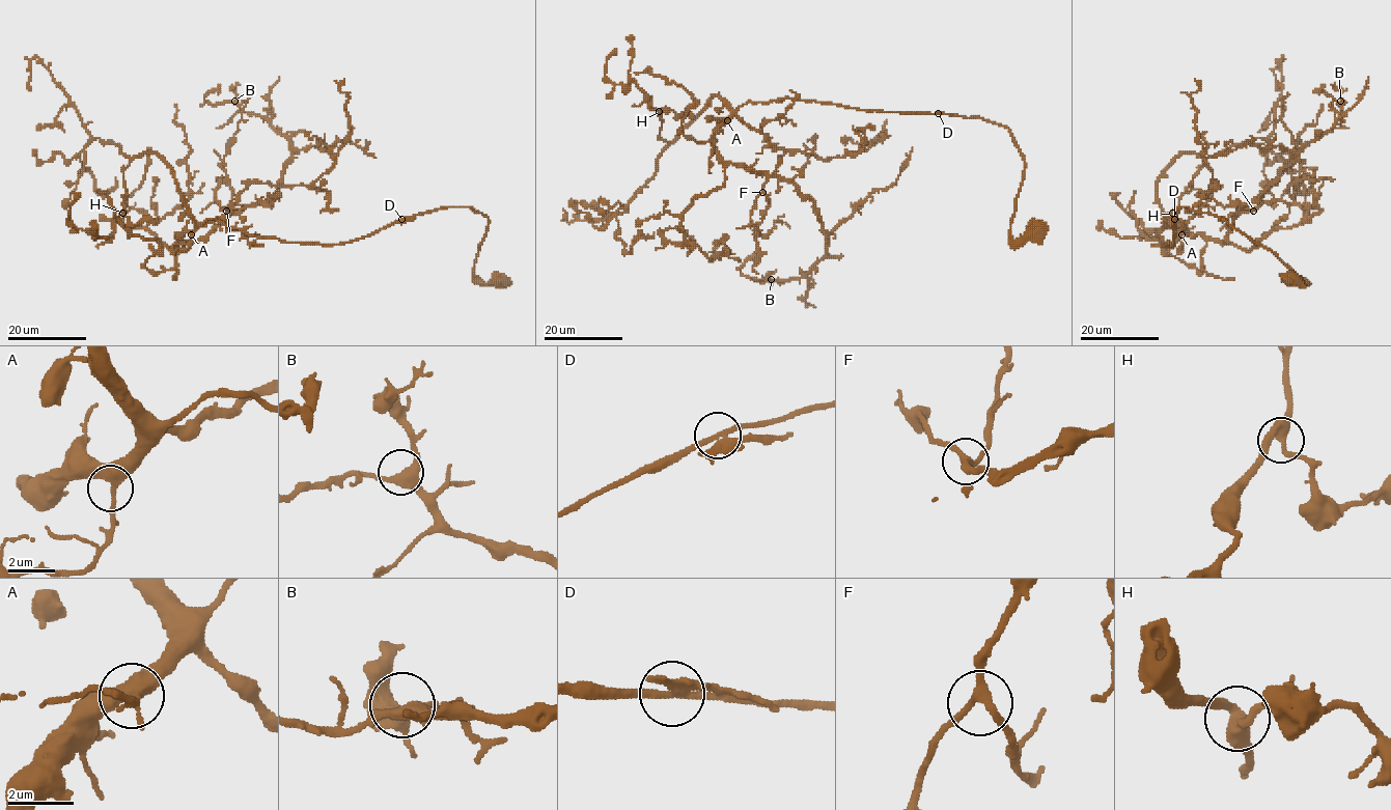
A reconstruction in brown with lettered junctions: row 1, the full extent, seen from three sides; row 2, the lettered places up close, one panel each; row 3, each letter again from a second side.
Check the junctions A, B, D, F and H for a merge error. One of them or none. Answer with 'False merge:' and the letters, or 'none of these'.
False merge: none of these

